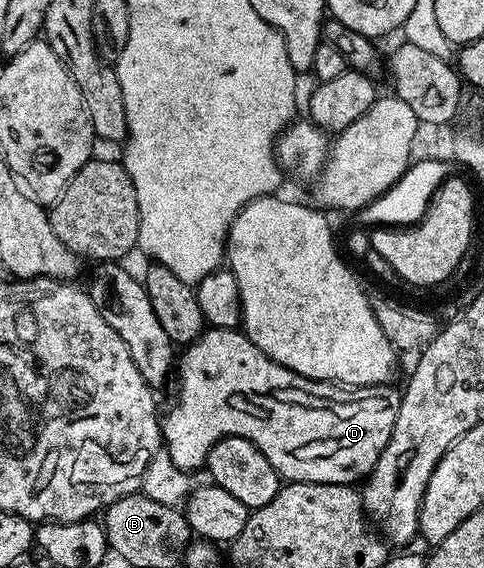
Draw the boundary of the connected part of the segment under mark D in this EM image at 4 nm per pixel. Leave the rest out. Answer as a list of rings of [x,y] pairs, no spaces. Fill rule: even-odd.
[[[206,327],[192,344],[184,345],[182,352],[185,353],[182,356],[180,353],[179,359],[175,364],[175,376],[181,379],[177,384],[177,401],[170,406],[169,413],[166,416],[164,413],[161,420],[163,448],[170,452],[171,461],[179,468],[186,470],[200,469],[204,465],[211,446],[215,446],[215,442],[219,442],[223,436],[238,436],[239,438],[250,440],[265,455],[267,462],[271,462],[271,466],[277,471],[277,475],[281,477],[282,481],[299,484],[352,485],[354,482],[368,476],[369,471],[375,466],[379,454],[387,446],[387,442],[391,438],[391,430],[395,426],[395,418],[399,414],[399,402],[401,401],[401,392],[398,389],[393,389],[394,385],[392,383],[374,384],[367,388],[353,388],[350,391],[348,387],[336,382],[312,380],[306,376],[300,376],[289,368],[283,367],[279,362],[275,362],[267,354],[263,354],[263,350],[259,350],[259,346],[252,344],[244,331],[237,328]]]

